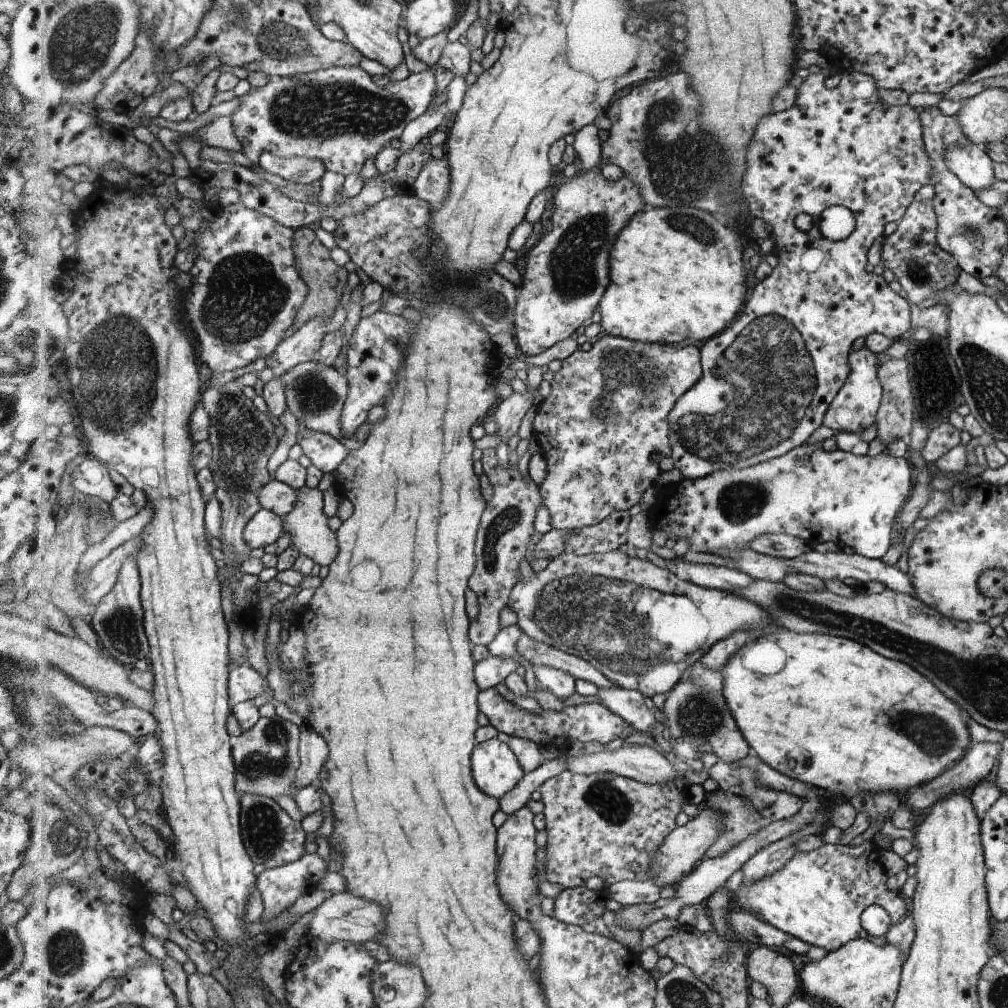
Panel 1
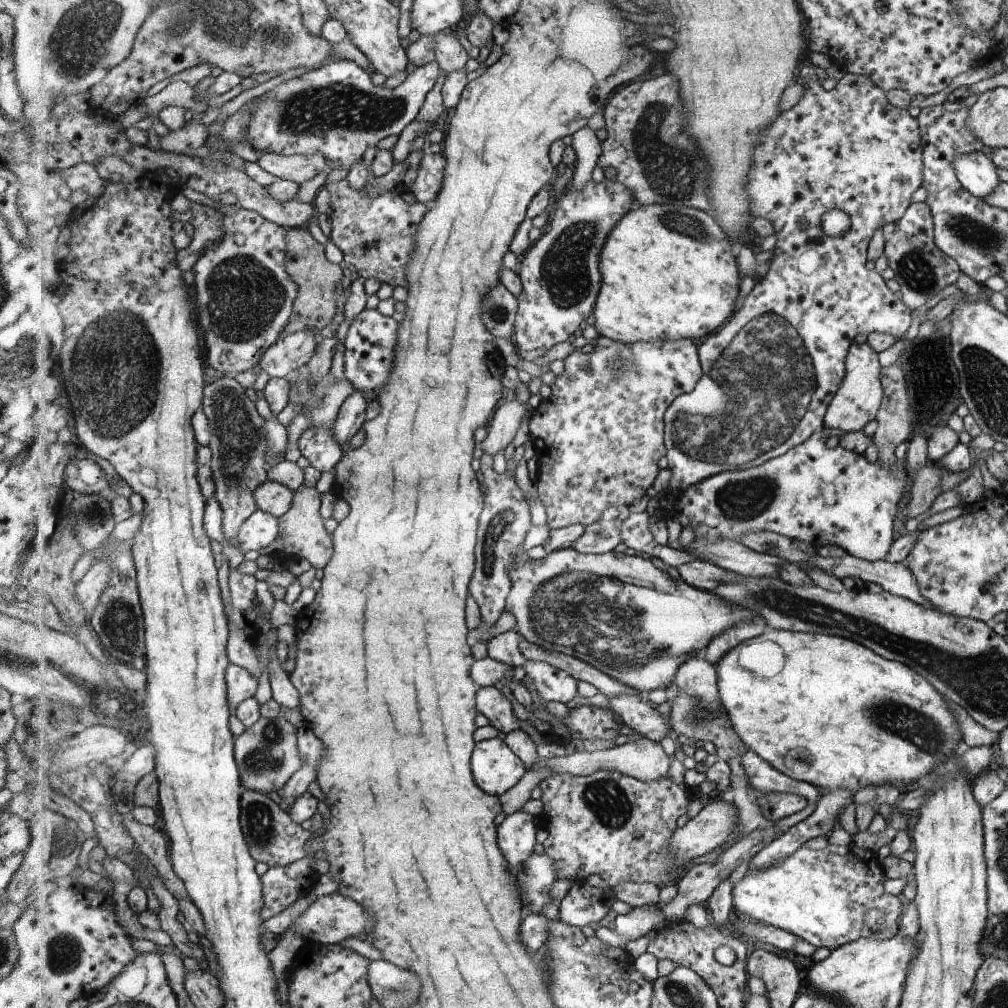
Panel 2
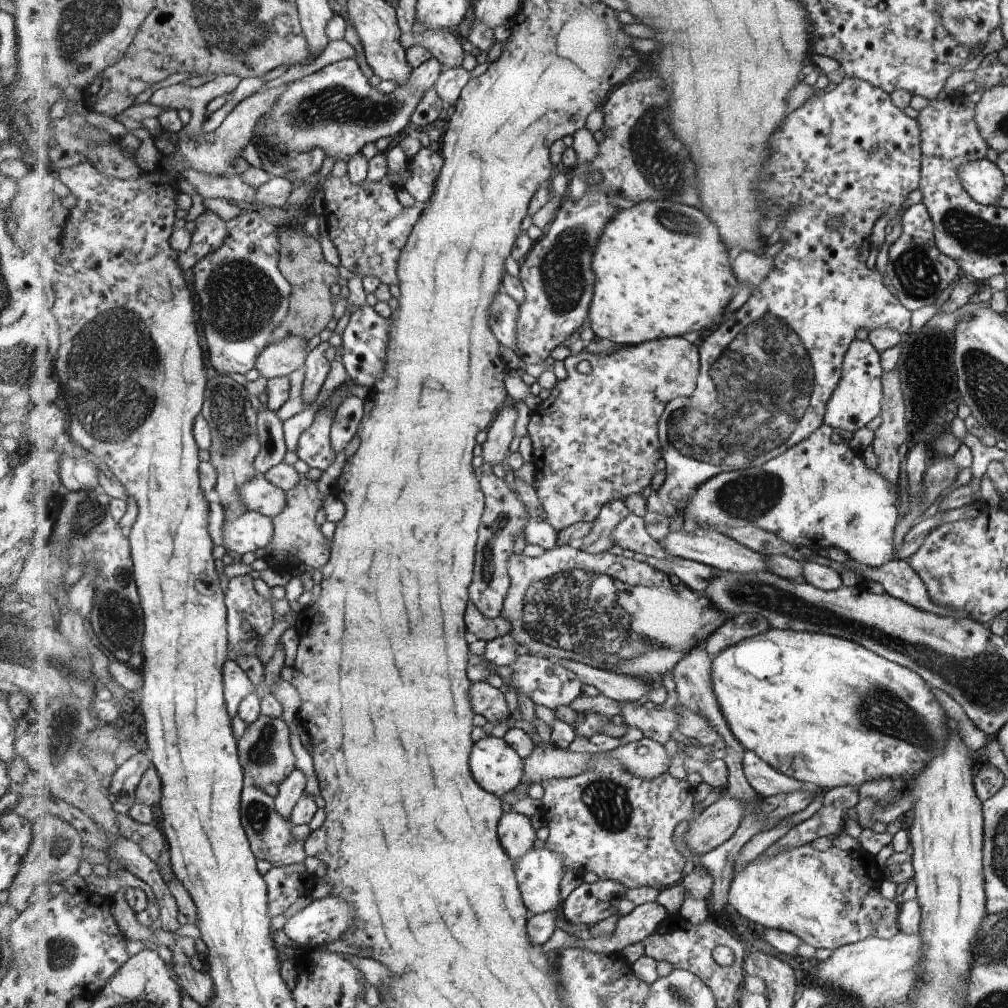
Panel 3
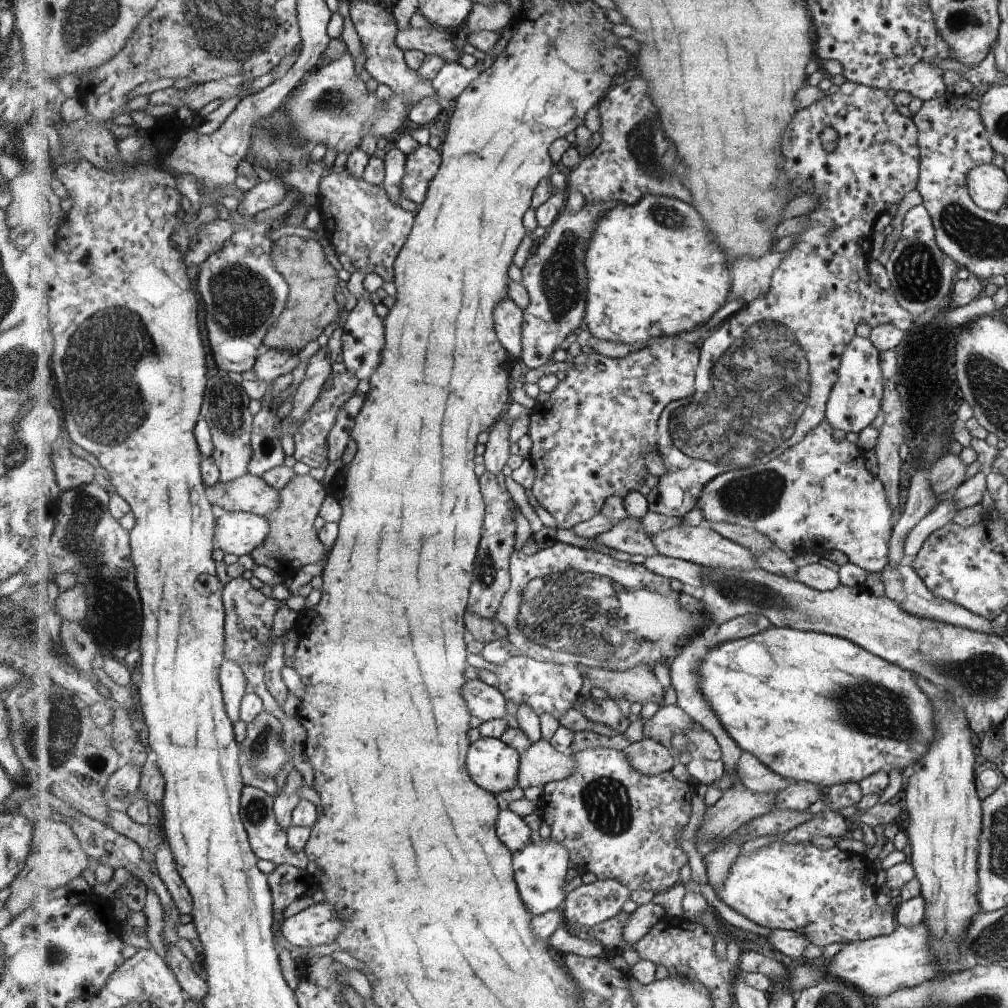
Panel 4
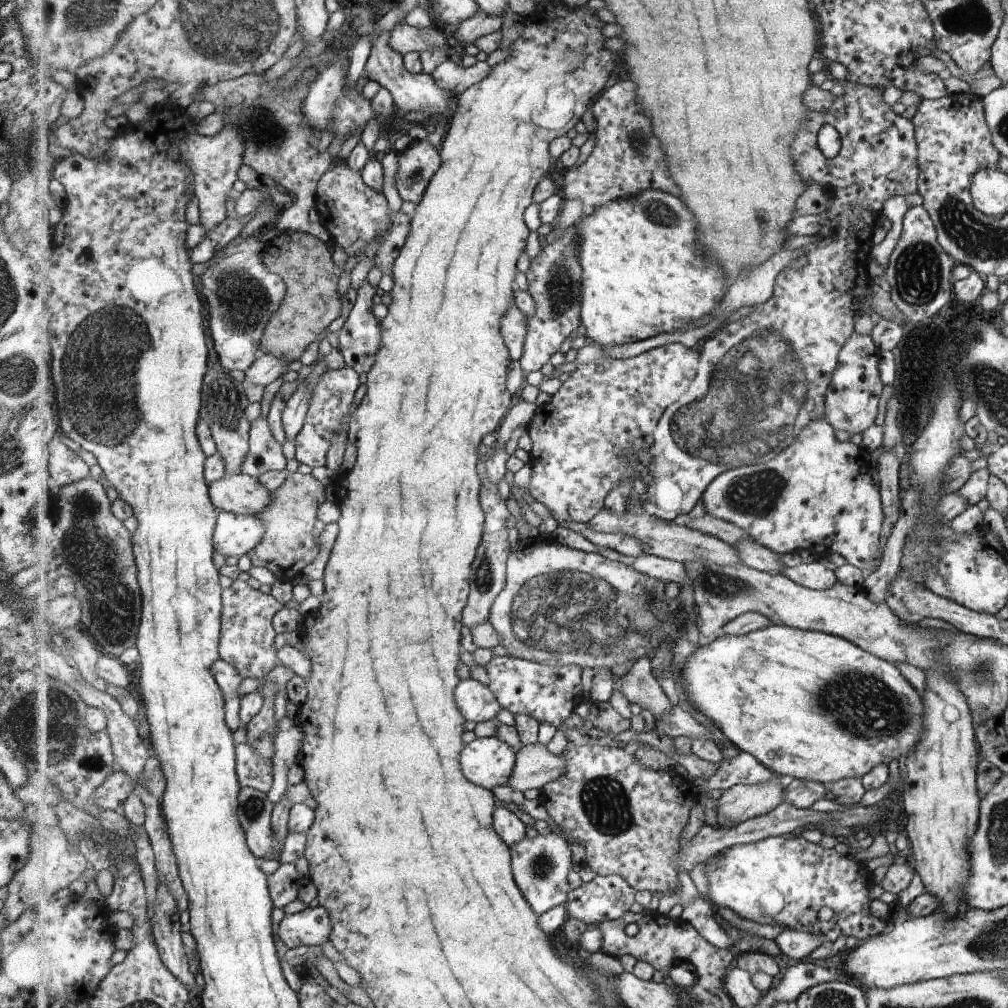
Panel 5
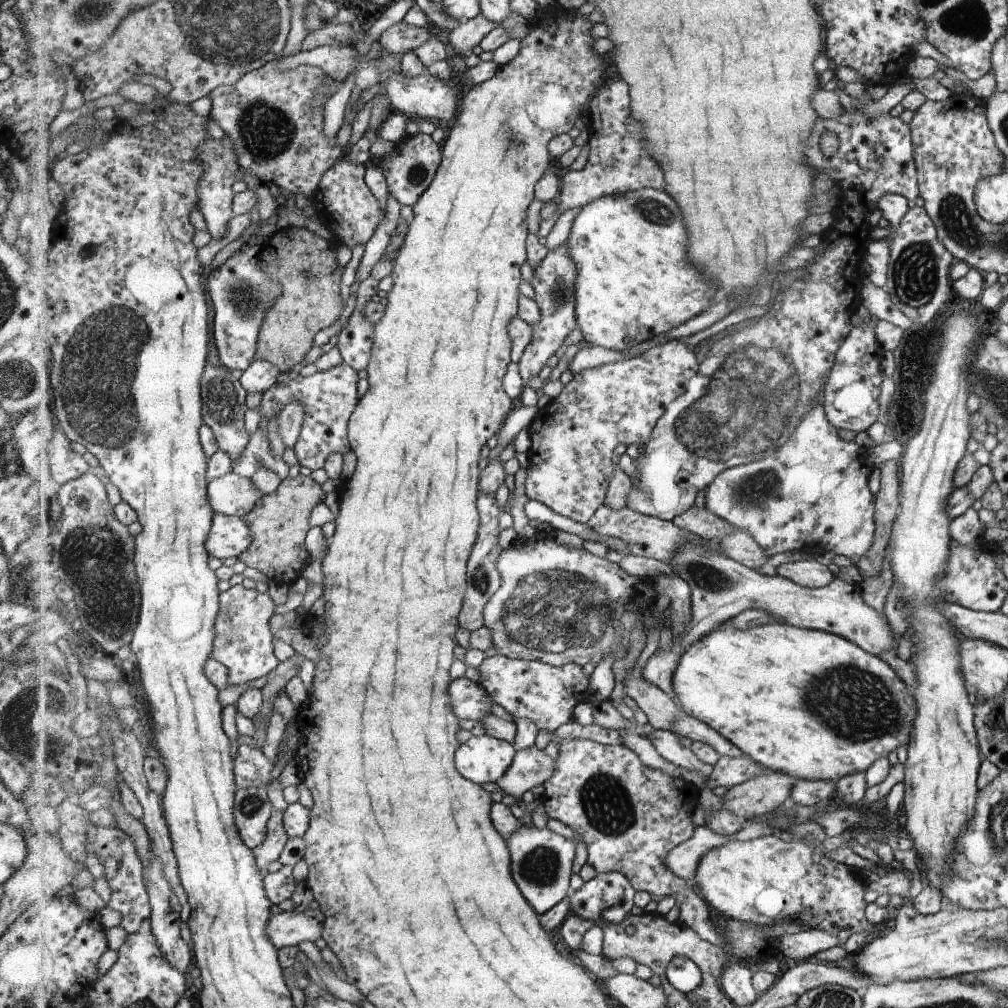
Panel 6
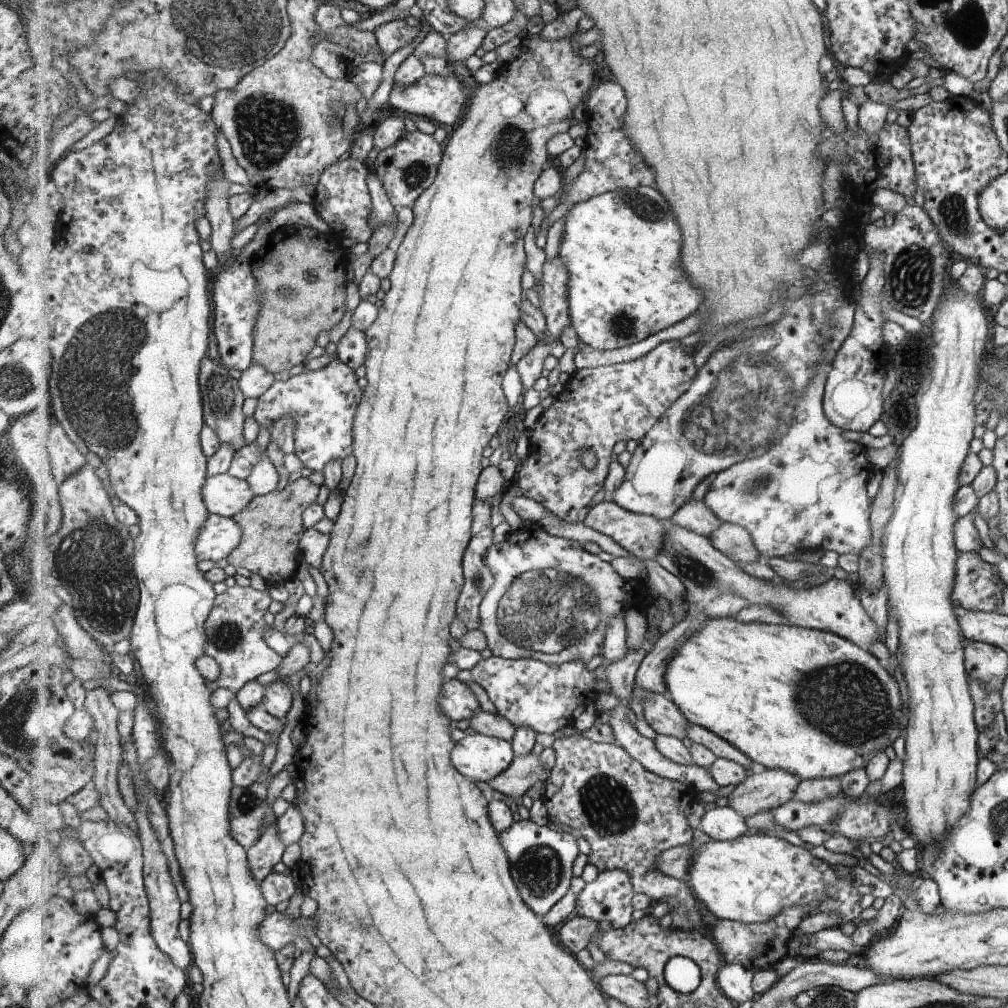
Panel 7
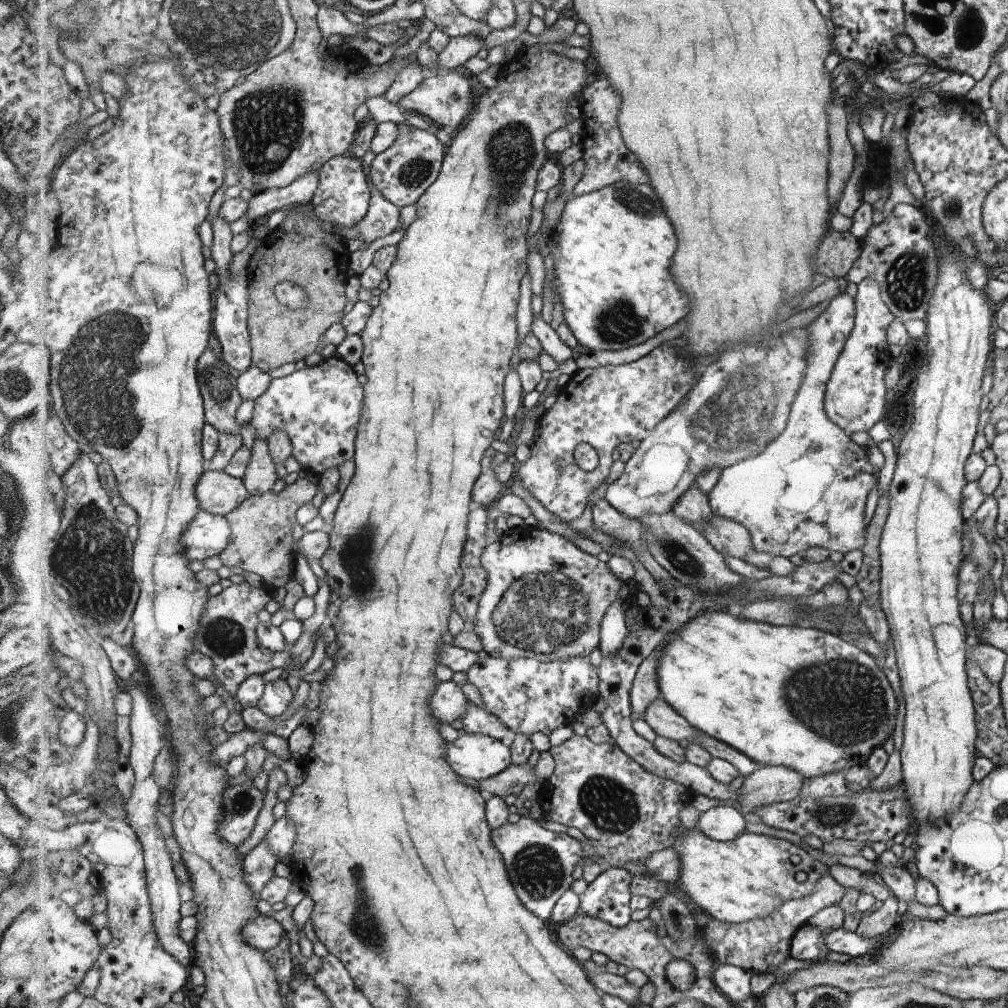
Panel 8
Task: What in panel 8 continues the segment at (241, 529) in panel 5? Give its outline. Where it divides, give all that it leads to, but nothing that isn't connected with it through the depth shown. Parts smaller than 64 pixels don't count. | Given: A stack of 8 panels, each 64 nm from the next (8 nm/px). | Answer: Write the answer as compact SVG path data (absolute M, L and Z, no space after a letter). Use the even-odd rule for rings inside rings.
M201 510L193 524L189 524L189 530L185 532L185 556L189 556L191 562L220 556L229 546L231 534L233 528L225 516Z

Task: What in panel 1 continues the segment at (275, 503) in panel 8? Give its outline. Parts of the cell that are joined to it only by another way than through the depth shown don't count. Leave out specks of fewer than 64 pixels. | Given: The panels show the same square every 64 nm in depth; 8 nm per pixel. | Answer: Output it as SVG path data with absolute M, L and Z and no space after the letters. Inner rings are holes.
M303 488L299 491L299 500L296 508L287 516L284 516L284 530L293 536L291 546L305 555L319 567L329 568L339 555L338 539L336 532L329 528L329 516L325 515L324 492L319 490Z

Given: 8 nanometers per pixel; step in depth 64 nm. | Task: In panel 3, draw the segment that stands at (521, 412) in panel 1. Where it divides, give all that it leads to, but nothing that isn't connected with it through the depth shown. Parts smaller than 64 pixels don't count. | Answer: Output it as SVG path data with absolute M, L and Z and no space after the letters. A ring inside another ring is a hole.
M514 406L506 407L498 413L493 424L487 430L485 441L481 444L481 459L491 466L505 460L509 446L515 436L517 410Z

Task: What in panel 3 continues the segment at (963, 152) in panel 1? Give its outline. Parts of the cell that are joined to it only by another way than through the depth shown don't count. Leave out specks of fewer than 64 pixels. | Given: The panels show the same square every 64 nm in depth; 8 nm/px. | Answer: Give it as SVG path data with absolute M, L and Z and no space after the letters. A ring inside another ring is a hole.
M986 158L960 167L960 184L976 204L993 207L1006 188L1003 174Z

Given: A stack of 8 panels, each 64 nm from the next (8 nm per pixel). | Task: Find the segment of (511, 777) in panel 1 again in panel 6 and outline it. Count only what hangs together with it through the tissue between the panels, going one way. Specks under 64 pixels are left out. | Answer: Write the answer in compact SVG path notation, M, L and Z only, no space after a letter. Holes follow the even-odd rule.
M491 735L474 736L457 751L457 768L477 785L498 783L513 766L517 753L506 740Z

